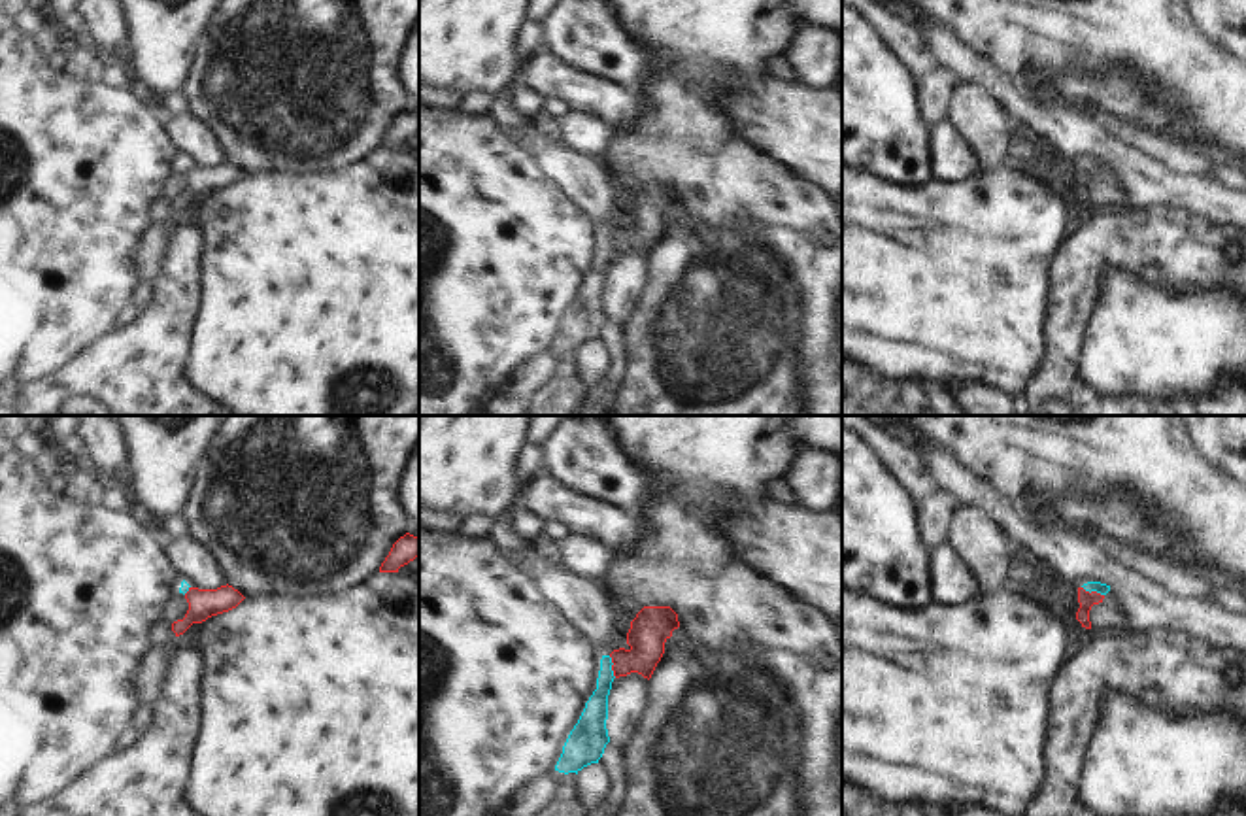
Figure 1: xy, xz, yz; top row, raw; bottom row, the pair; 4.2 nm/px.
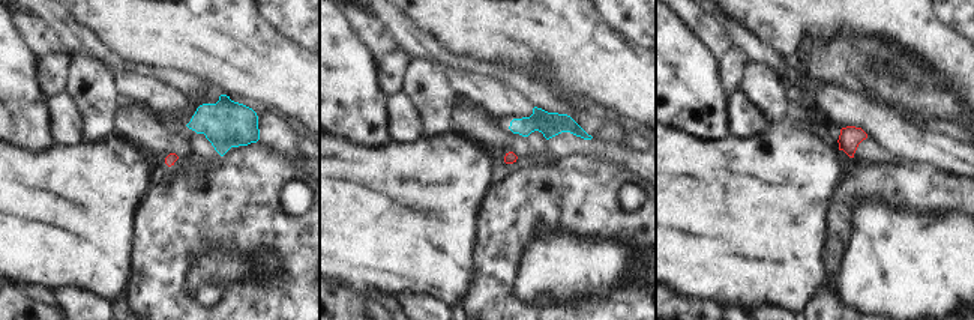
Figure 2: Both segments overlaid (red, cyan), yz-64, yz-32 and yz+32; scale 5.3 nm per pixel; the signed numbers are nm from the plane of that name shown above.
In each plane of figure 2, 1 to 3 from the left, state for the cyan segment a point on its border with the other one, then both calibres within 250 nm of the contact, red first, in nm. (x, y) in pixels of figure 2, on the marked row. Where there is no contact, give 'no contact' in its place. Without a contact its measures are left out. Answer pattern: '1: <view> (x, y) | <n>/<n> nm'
1: no contact
2: no contact
3: no contact

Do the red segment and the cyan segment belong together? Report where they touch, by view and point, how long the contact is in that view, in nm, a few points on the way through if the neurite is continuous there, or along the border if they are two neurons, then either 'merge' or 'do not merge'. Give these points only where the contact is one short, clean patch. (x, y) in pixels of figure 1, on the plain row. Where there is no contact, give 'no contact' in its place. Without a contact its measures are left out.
contact xz (612, 244); length 100 nm; border xz (608, 233), (616, 254); do not merge

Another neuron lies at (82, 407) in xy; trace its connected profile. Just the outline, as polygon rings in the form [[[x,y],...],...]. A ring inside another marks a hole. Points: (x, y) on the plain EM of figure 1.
[[[77,399],[64,408],[62,416],[113,416],[113,410],[98,399]]]

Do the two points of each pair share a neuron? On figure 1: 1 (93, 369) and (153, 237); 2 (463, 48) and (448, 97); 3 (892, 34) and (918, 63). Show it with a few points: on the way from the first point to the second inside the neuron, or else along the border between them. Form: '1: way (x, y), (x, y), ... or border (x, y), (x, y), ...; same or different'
1: border (174, 233), (163, 269), (153, 280); different
2: border (438, 85), (450, 87), (459, 95); different
3: way (899, 42), (912, 55); same

